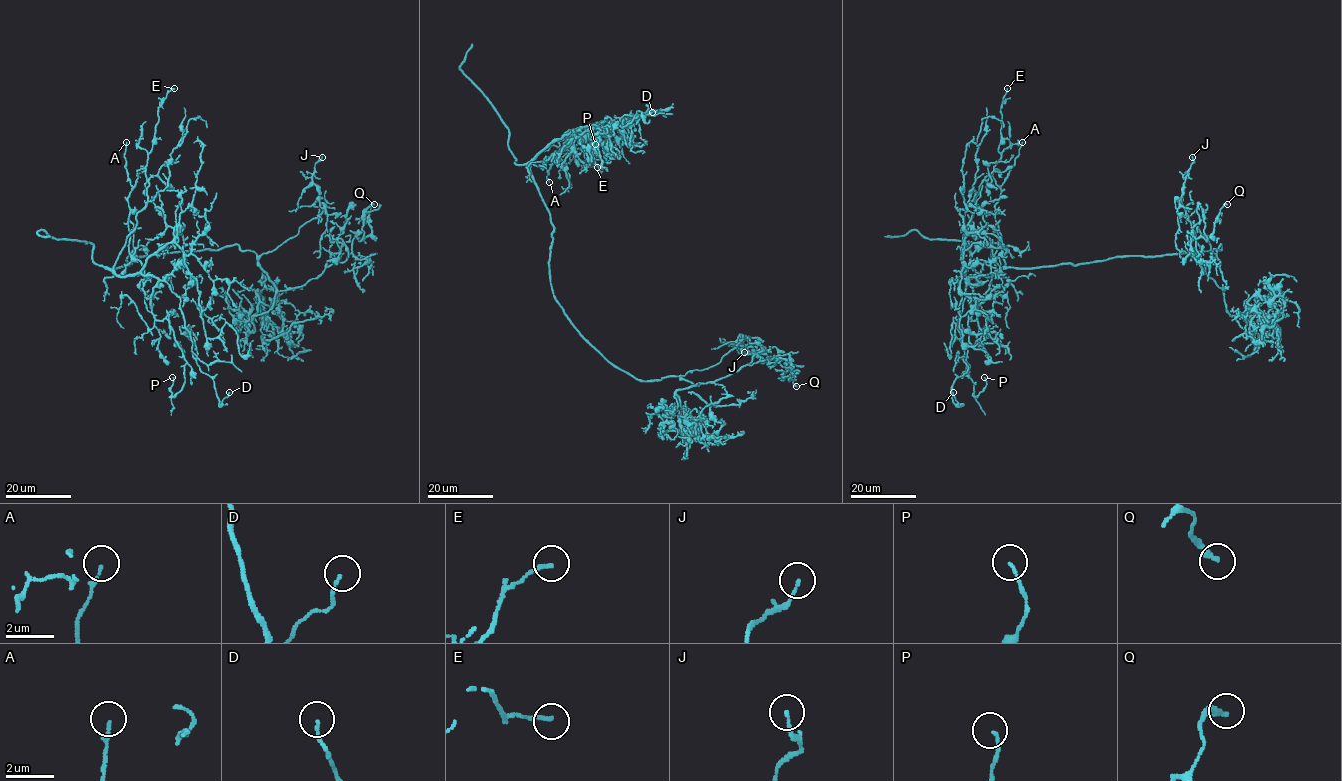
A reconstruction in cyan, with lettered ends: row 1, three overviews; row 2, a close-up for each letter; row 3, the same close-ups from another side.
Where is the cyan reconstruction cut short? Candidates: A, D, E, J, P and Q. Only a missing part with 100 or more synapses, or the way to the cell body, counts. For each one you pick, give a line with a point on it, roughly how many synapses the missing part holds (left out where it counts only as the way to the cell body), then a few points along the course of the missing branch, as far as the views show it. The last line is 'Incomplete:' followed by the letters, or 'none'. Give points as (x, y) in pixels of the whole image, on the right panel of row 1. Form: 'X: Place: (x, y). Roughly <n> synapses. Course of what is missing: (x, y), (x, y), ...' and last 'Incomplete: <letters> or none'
Incomplete: none

